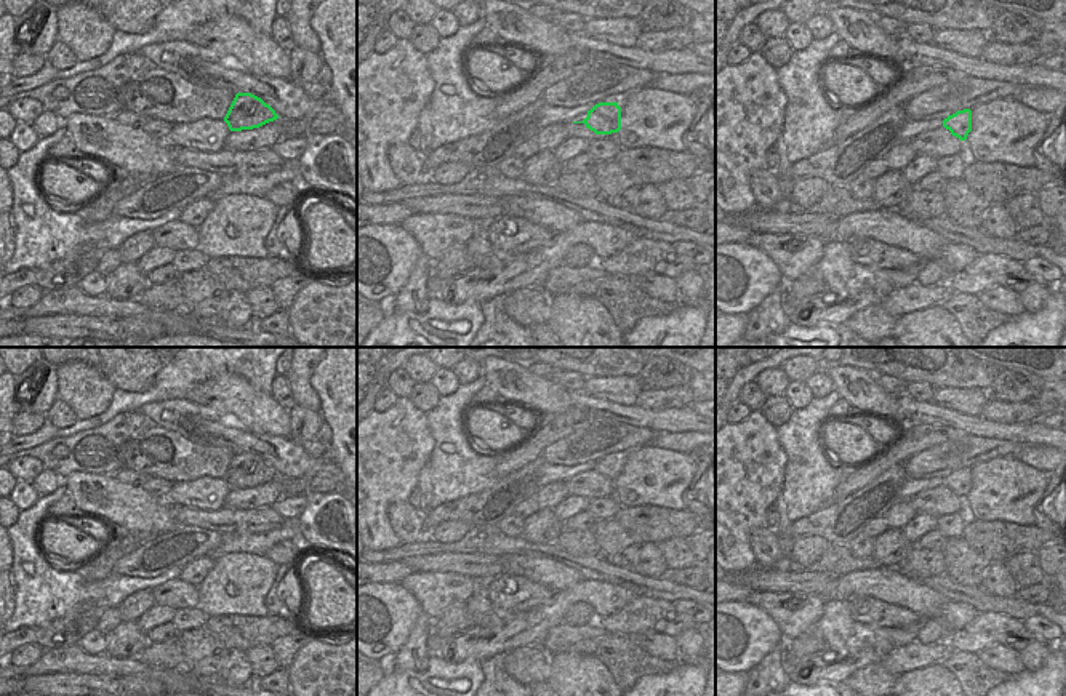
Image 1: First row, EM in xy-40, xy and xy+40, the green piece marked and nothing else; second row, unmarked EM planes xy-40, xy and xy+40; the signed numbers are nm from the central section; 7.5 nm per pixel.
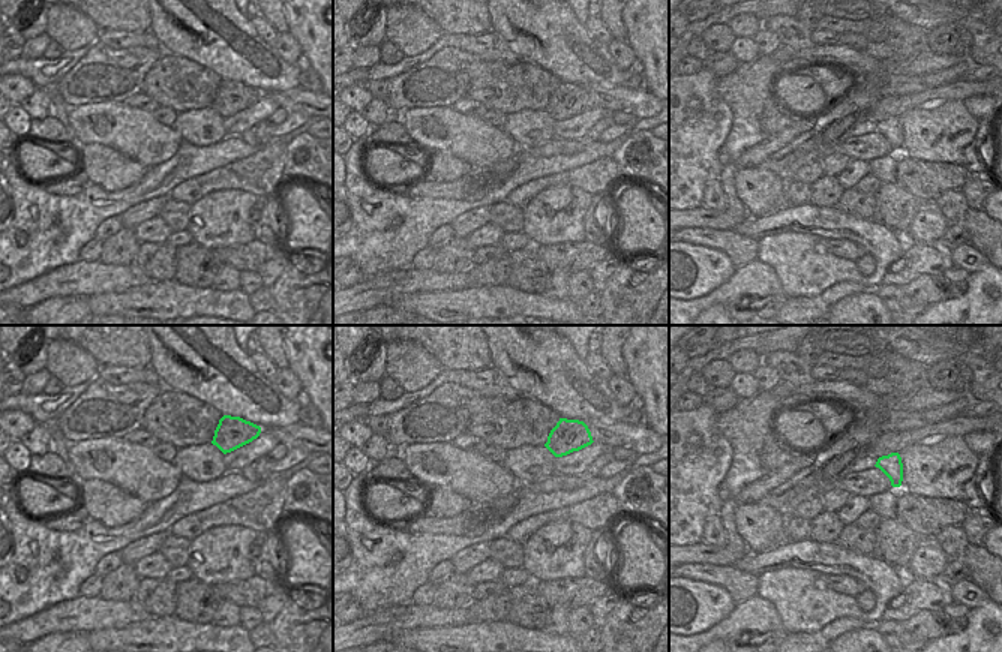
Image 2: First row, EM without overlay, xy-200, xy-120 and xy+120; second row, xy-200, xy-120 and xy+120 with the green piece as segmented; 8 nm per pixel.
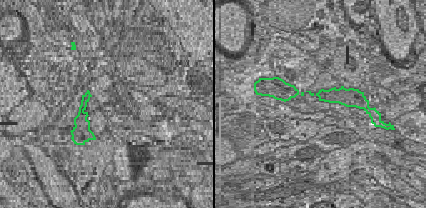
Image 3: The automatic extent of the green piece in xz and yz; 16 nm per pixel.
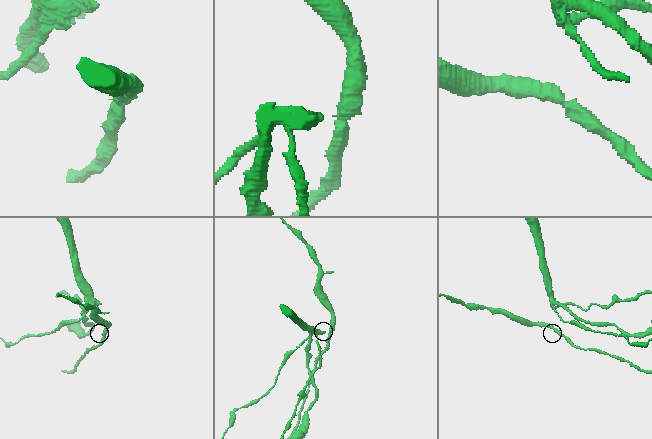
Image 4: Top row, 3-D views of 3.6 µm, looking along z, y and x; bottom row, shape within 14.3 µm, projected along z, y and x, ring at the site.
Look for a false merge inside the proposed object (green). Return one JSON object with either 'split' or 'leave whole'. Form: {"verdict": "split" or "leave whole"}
{"verdict": "split"}

